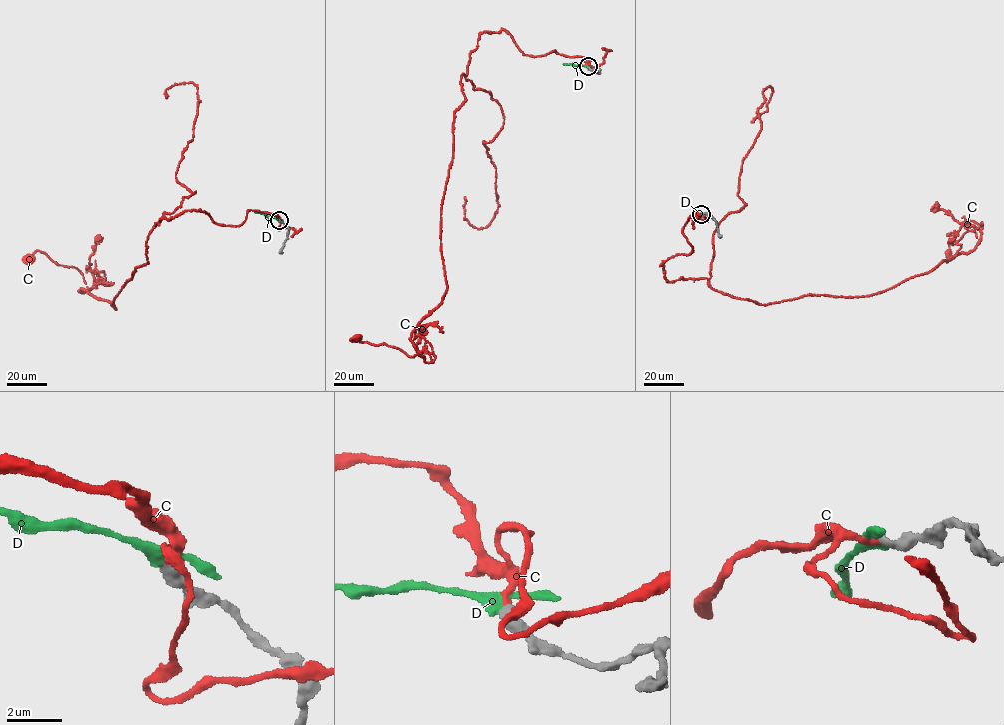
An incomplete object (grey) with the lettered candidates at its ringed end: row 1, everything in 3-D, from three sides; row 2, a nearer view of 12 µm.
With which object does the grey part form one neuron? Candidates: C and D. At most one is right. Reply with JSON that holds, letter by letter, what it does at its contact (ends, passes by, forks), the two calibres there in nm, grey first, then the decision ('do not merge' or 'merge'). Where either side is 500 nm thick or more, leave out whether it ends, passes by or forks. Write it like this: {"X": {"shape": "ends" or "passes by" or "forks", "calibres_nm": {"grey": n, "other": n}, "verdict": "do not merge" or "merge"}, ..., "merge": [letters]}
{"C": {"shape": "ends", "calibres_nm": {"grey": 400, "other": 220}, "verdict": "merge"}, "D": {"shape": "passes by", "calibres_nm": {"grey": 400, "other": 320}, "verdict": "do not merge"}, "merge": ["C"]}

